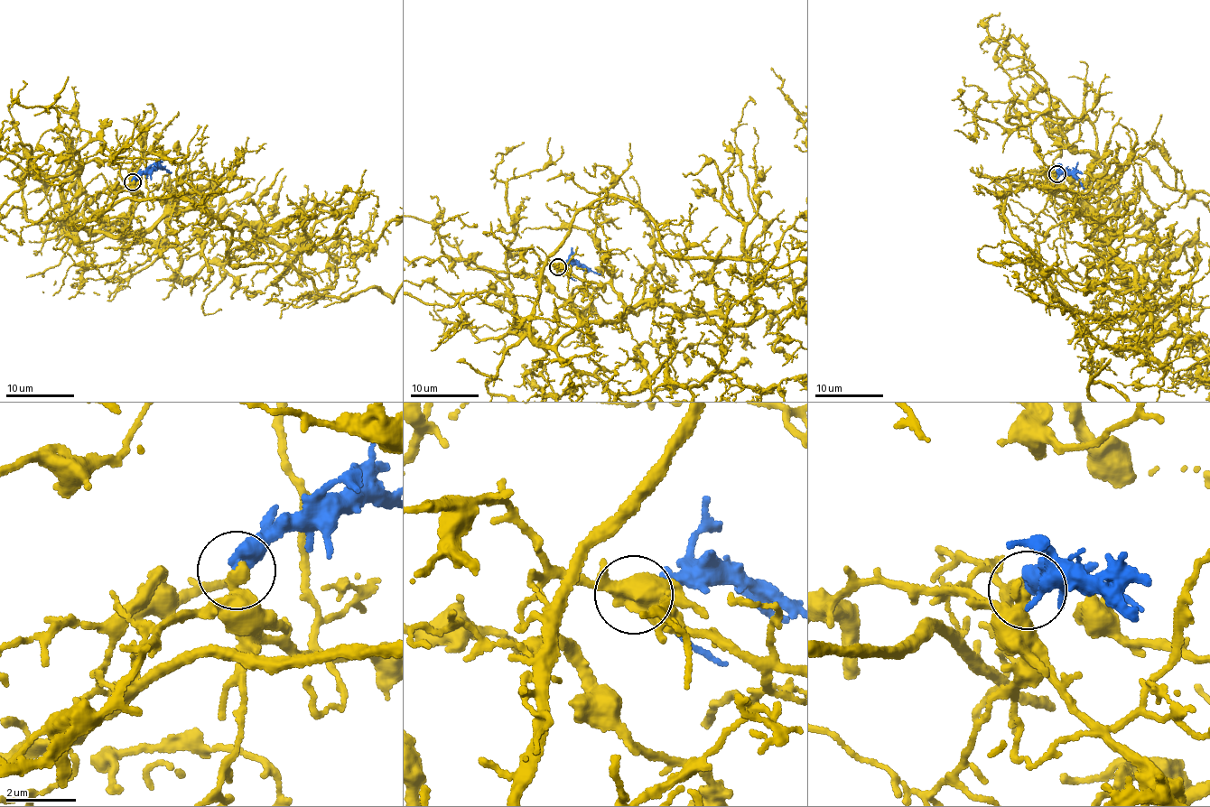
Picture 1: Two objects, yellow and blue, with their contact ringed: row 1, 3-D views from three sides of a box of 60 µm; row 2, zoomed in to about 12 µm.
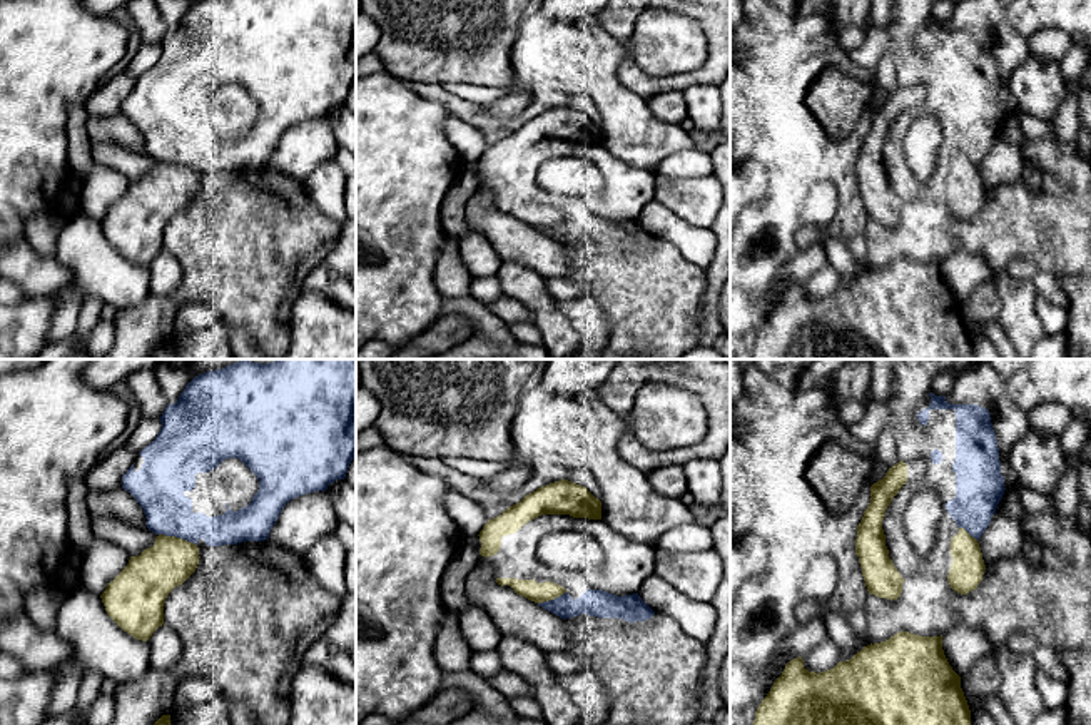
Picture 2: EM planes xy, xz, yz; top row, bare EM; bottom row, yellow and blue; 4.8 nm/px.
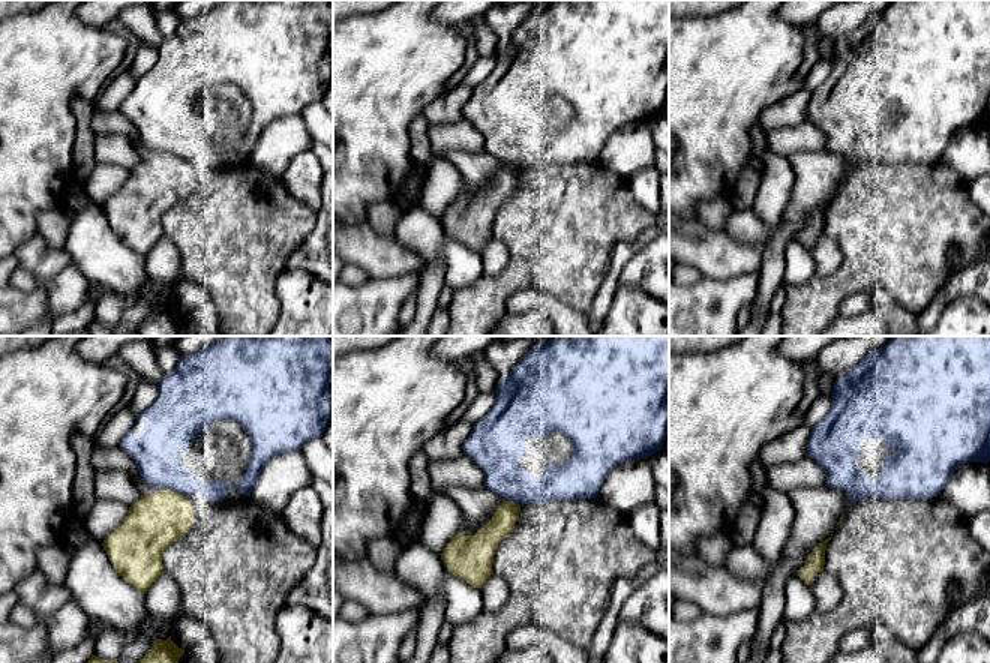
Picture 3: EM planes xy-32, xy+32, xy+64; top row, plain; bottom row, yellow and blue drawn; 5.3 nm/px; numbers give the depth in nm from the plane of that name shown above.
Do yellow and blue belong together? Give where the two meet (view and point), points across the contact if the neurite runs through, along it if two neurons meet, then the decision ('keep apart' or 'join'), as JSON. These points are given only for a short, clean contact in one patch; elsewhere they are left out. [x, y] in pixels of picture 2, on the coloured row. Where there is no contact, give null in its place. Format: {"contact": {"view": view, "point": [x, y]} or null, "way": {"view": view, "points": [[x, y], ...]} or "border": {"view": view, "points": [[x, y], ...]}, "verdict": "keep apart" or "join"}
{"contact": {"view": "xy", "point": [177, 538]}, "way": {"view": "xy", "points": [[147, 578], [176, 550], [177, 538], [177, 525], [159, 490]]}, "verdict": "join"}

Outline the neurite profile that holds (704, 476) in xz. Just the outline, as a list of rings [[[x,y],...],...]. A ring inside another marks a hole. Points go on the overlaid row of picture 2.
[[[698,458],[682,464],[688,483],[688,493],[697,504],[717,504],[722,501],[722,471],[718,459]]]

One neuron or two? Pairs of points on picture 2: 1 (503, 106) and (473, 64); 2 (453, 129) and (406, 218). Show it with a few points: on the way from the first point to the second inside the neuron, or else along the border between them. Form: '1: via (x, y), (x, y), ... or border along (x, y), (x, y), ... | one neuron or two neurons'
1: border along (517, 87), (510, 91) | two neurons
2: border along (450, 114), (446, 119), (446, 137), (463, 162) | two neurons

